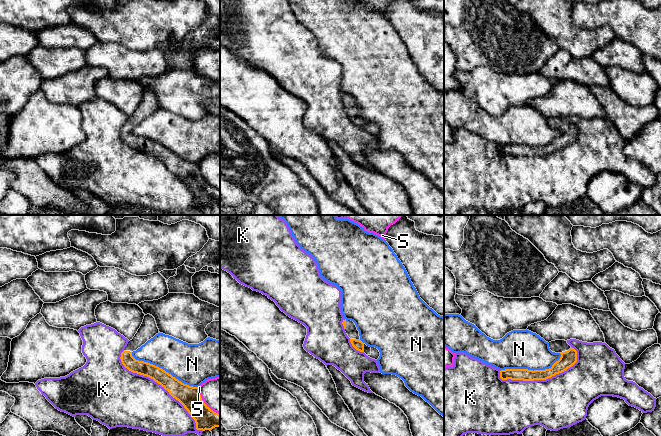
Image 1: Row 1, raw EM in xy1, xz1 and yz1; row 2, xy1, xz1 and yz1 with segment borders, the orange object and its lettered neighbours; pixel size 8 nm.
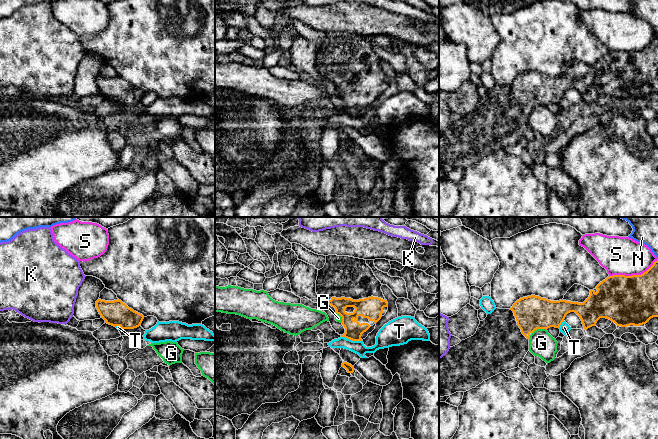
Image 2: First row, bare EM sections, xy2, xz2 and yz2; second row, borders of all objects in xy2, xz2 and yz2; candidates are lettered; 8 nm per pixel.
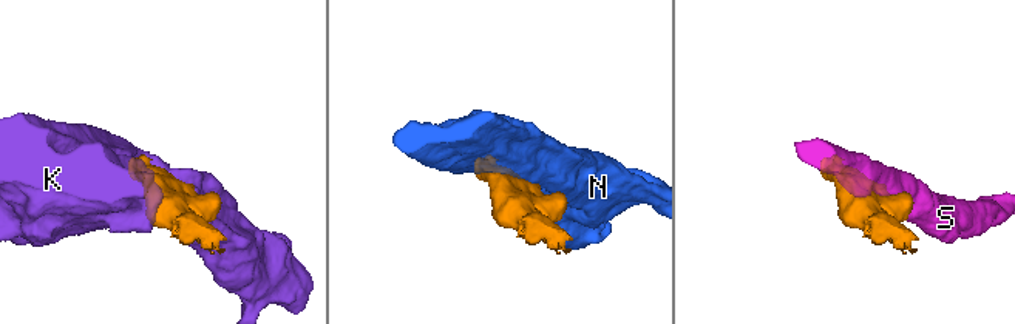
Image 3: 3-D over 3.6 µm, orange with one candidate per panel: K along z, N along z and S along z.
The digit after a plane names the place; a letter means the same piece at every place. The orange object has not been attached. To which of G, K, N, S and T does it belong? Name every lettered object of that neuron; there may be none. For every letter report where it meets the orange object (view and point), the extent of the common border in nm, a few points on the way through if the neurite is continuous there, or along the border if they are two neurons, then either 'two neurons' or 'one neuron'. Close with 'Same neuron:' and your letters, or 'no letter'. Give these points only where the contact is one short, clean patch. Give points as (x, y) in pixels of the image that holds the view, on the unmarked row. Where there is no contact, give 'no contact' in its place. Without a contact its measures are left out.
G: meets orange in yz2 at (536, 105); contact 170 nm long; border along yz2 (546, 105), (536, 105), (529, 115); two neurons
K: meets orange in xy1 at (161, 161); contact 900 nm long; two neurons
N: meets orange in xy1 at (162, 145); contact 600 nm long; two neurons
S: meets orange in yz2 at (633, 51); contact 420 nm long; two neurons
T: meets orange in xz2 at (351, 115); contact 170 nm long; border along xz2 (341, 111), (352, 116), (361, 116); two neurons
Same neuron: no letter

